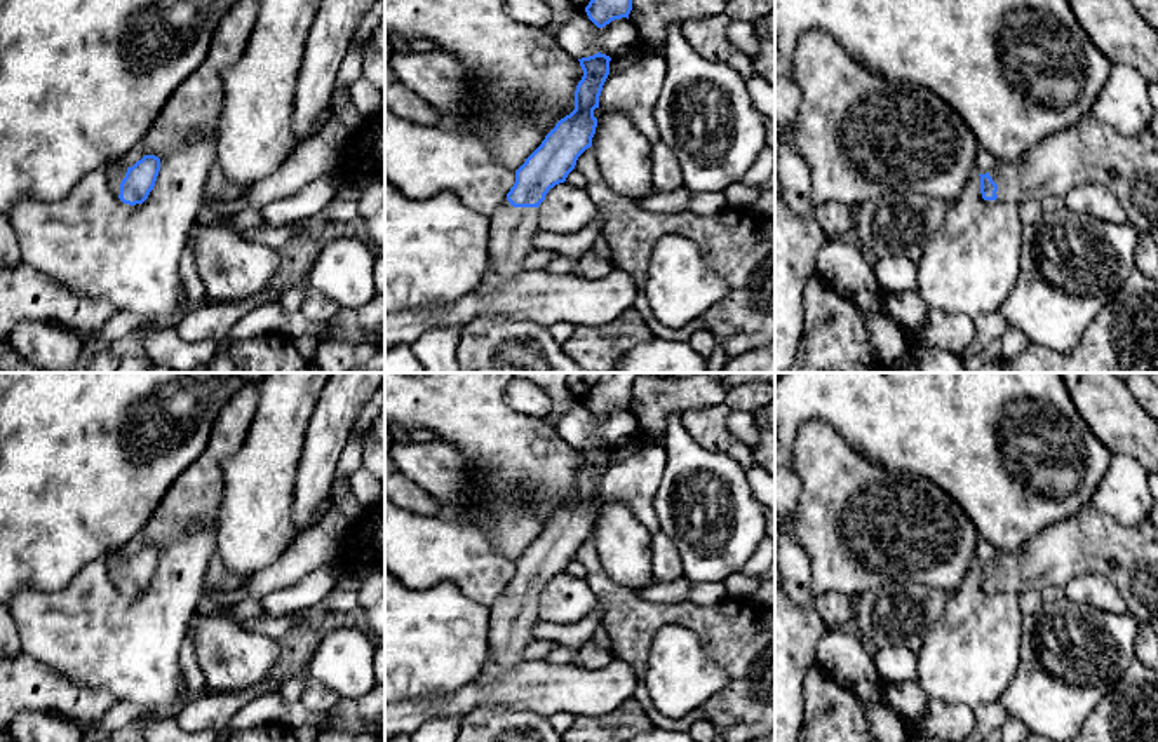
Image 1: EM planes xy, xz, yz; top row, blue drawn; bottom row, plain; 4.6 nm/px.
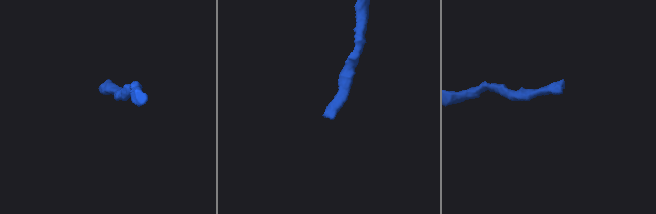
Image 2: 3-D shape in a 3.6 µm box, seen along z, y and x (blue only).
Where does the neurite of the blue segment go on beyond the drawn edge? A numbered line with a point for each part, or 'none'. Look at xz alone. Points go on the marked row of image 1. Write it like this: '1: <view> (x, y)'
1: xz (512, 232)

